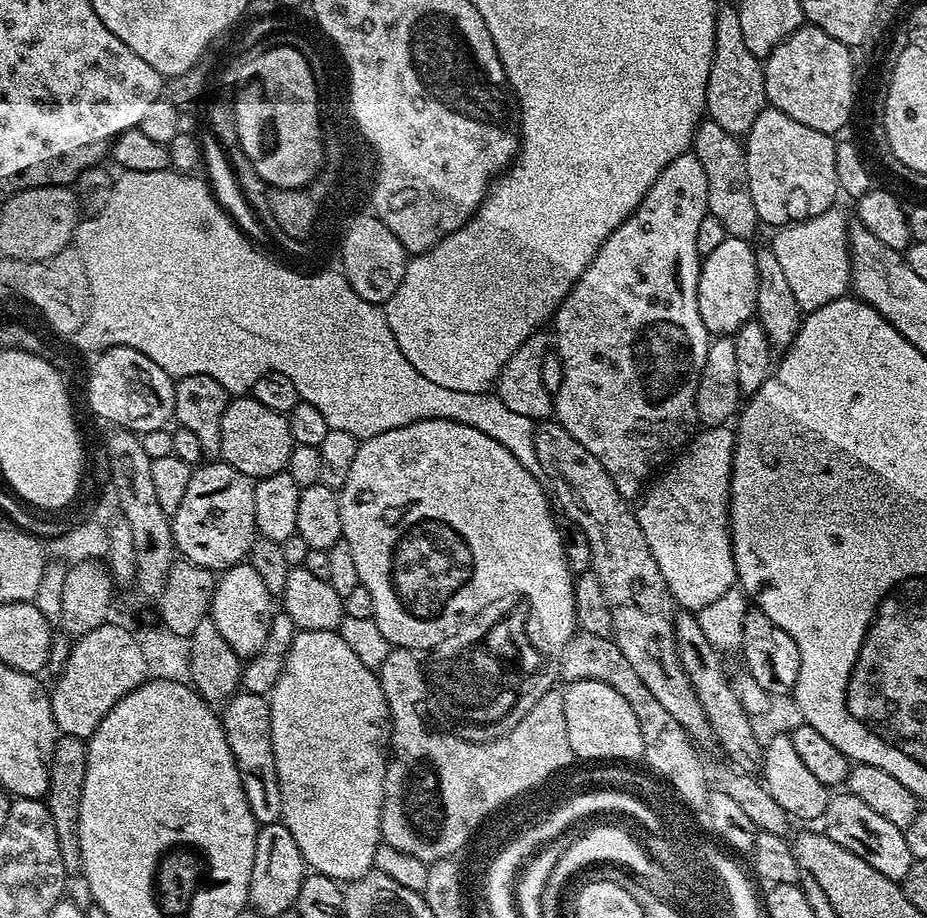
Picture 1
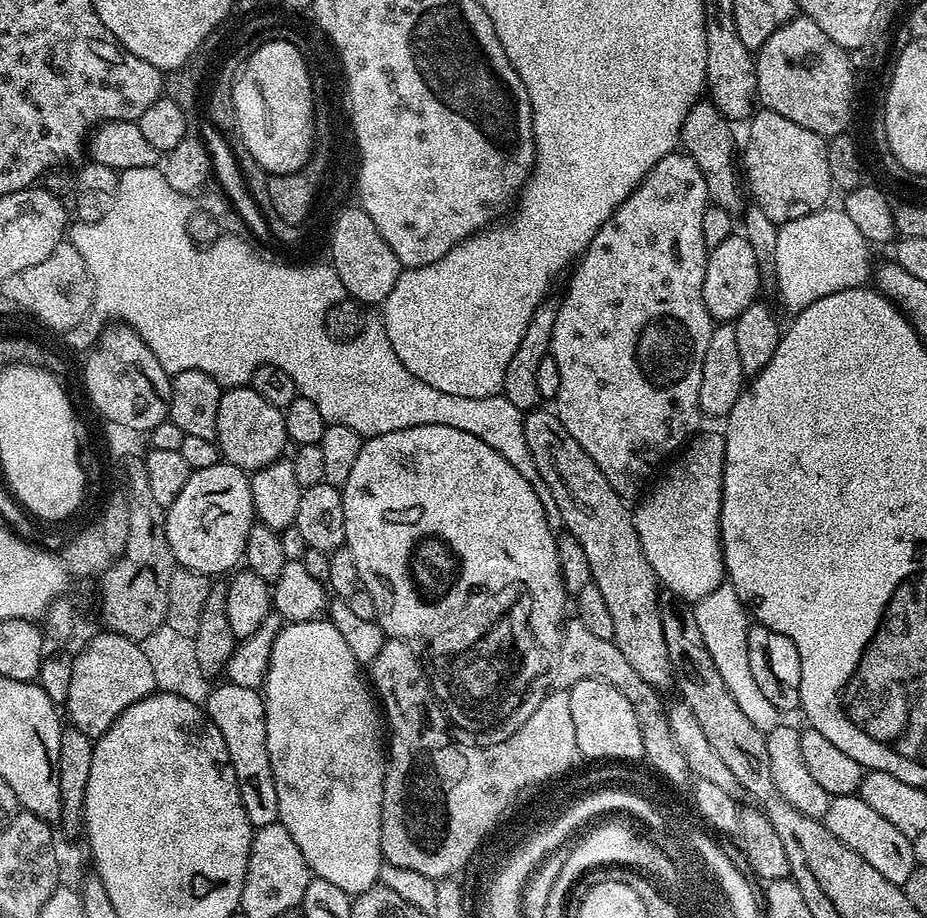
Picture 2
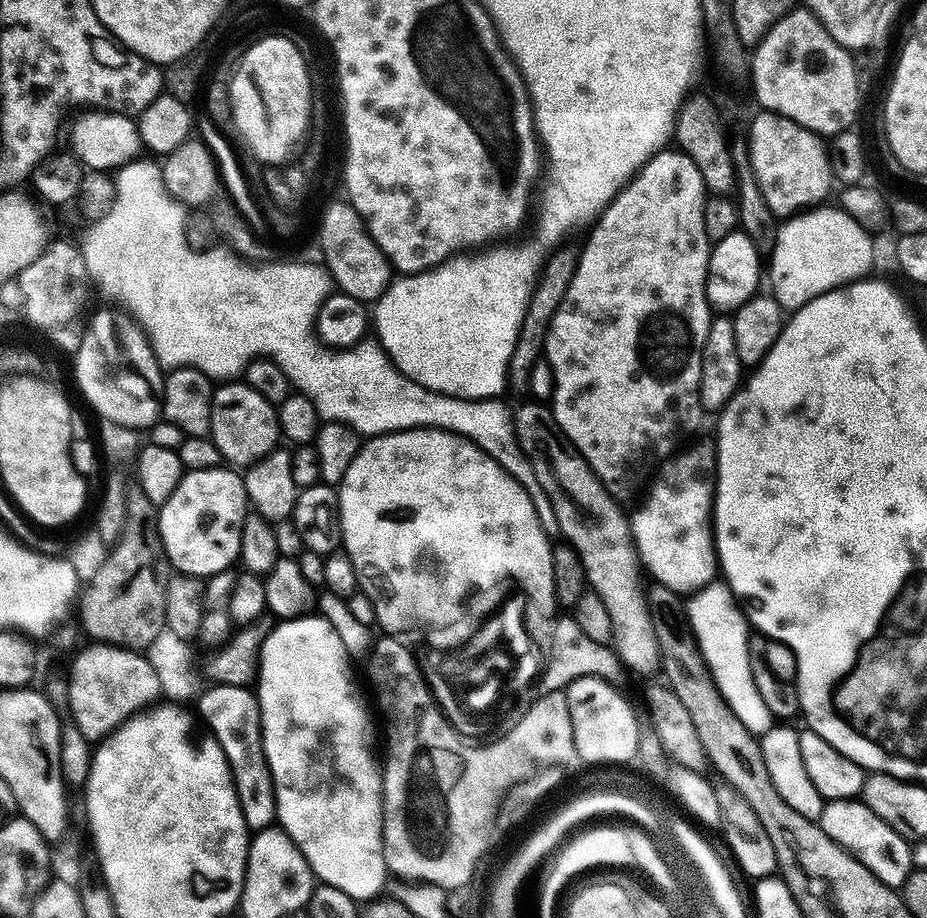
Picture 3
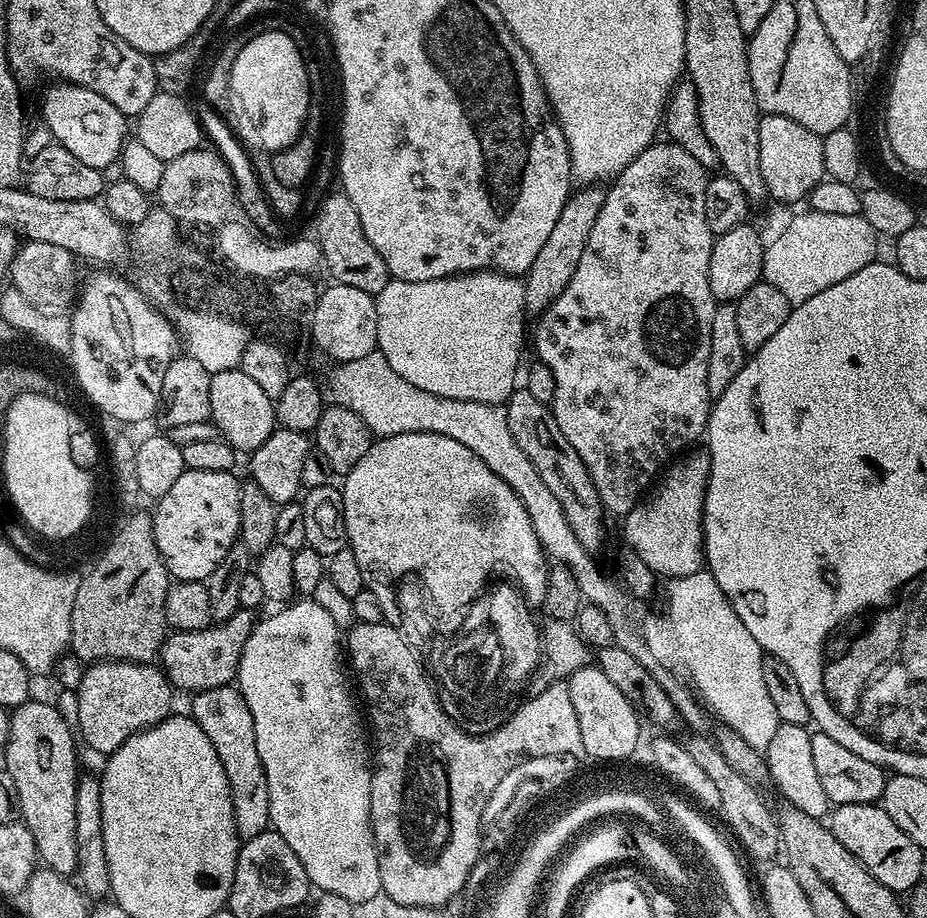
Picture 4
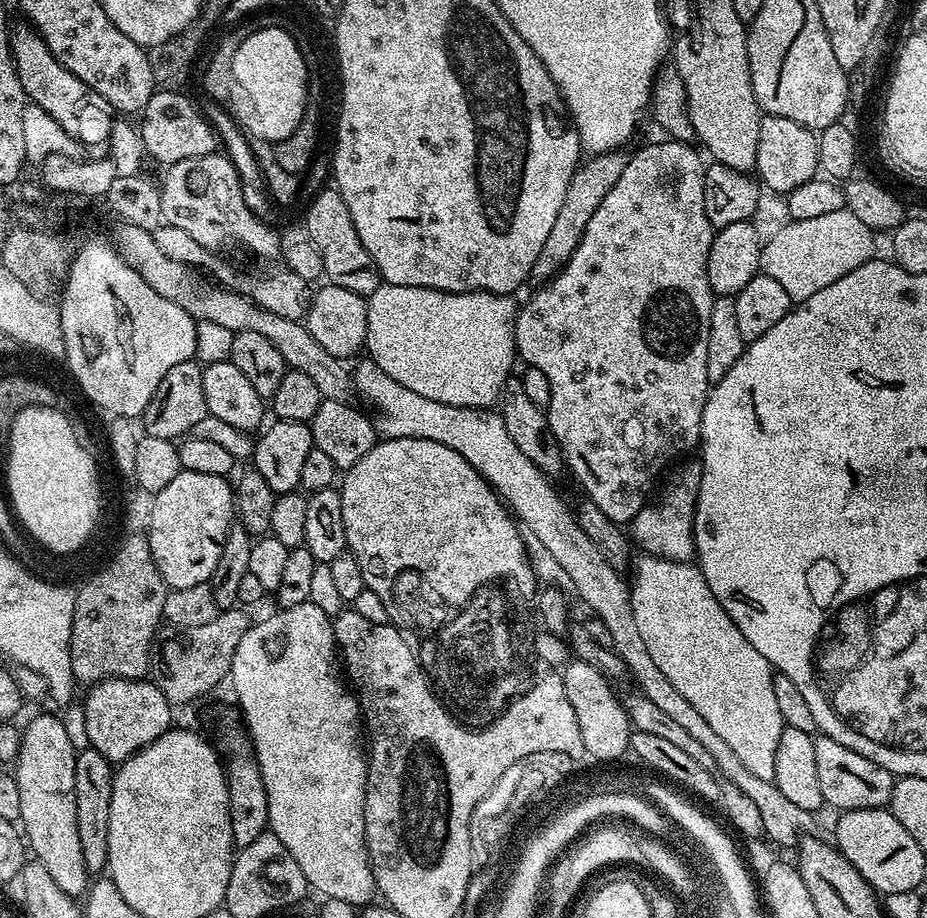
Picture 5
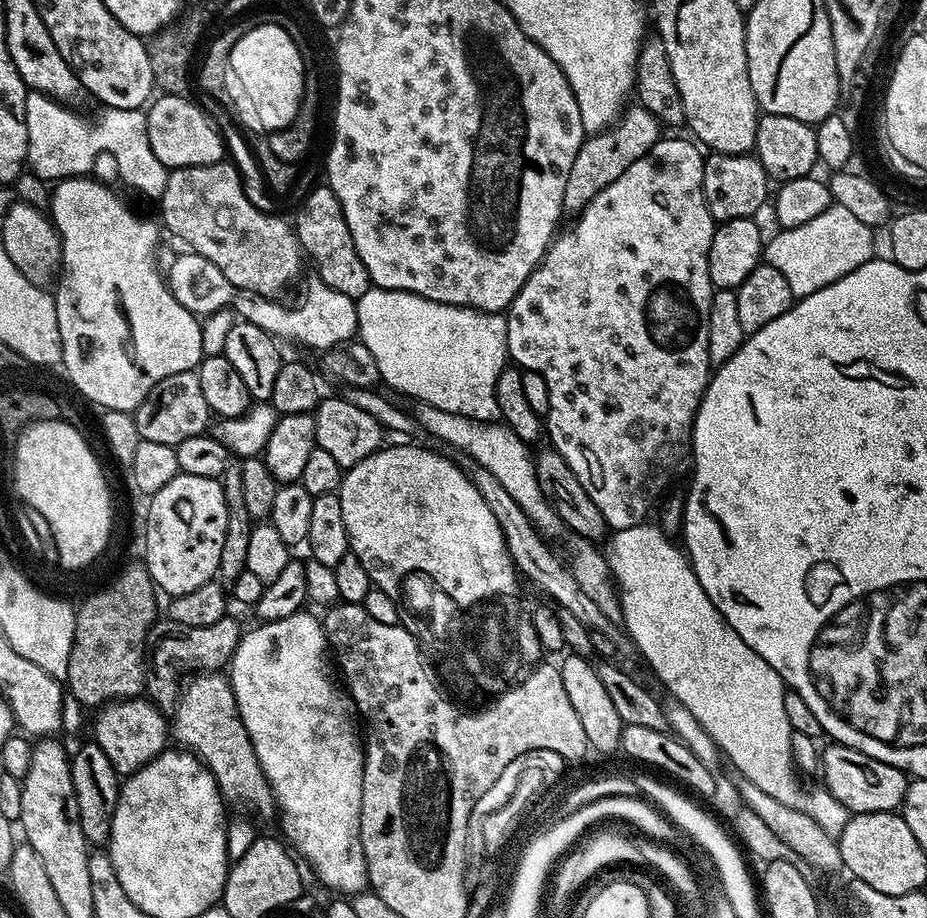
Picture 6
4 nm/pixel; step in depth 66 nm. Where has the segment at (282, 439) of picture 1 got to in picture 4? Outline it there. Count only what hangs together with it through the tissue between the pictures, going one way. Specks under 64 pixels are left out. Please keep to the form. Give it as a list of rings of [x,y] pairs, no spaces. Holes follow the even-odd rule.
[[[240,367],[212,373],[210,378],[211,422],[220,430],[224,439],[237,453],[250,454],[276,431],[276,406],[265,392]]]

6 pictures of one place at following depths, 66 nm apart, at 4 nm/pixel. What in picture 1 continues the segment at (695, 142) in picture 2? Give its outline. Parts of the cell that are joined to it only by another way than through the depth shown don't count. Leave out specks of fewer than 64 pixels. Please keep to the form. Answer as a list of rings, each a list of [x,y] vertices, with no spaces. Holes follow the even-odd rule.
[[[704,118],[696,125],[691,151],[695,152],[698,162],[702,162],[702,170],[706,170],[708,215],[722,222],[725,236],[751,241],[756,227],[761,227],[762,222],[758,218],[758,210],[754,210],[754,198],[750,198],[750,178],[746,174],[744,150],[745,145],[722,130],[718,122]]]

